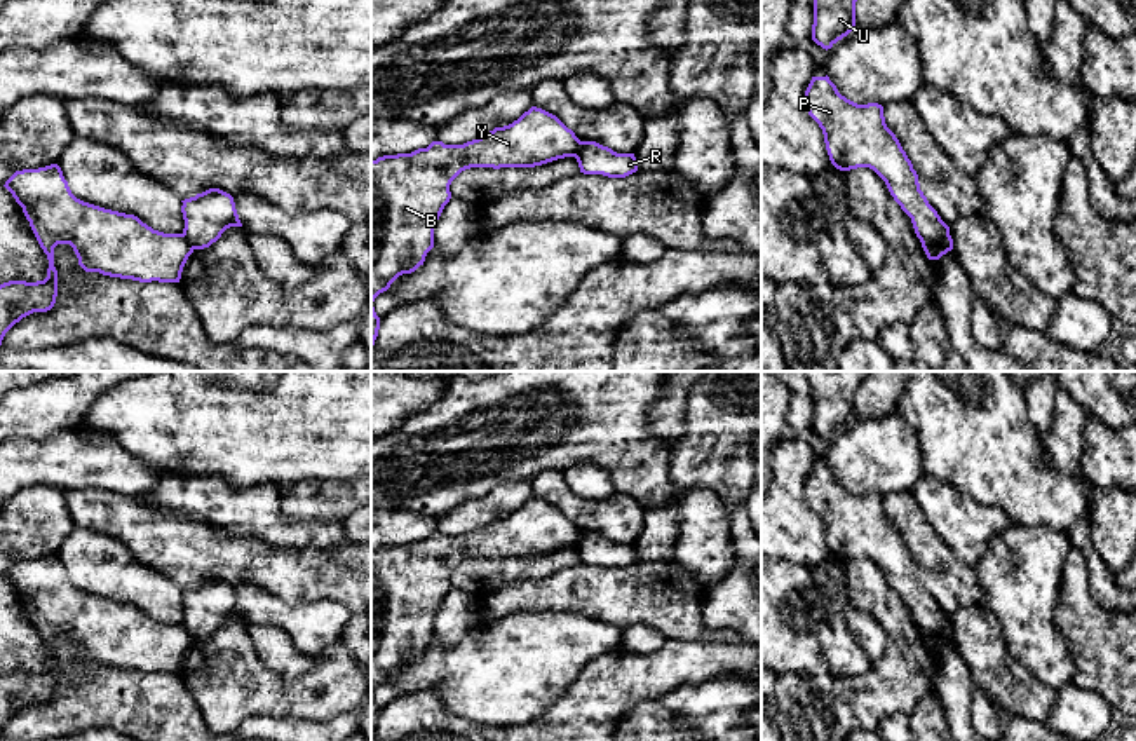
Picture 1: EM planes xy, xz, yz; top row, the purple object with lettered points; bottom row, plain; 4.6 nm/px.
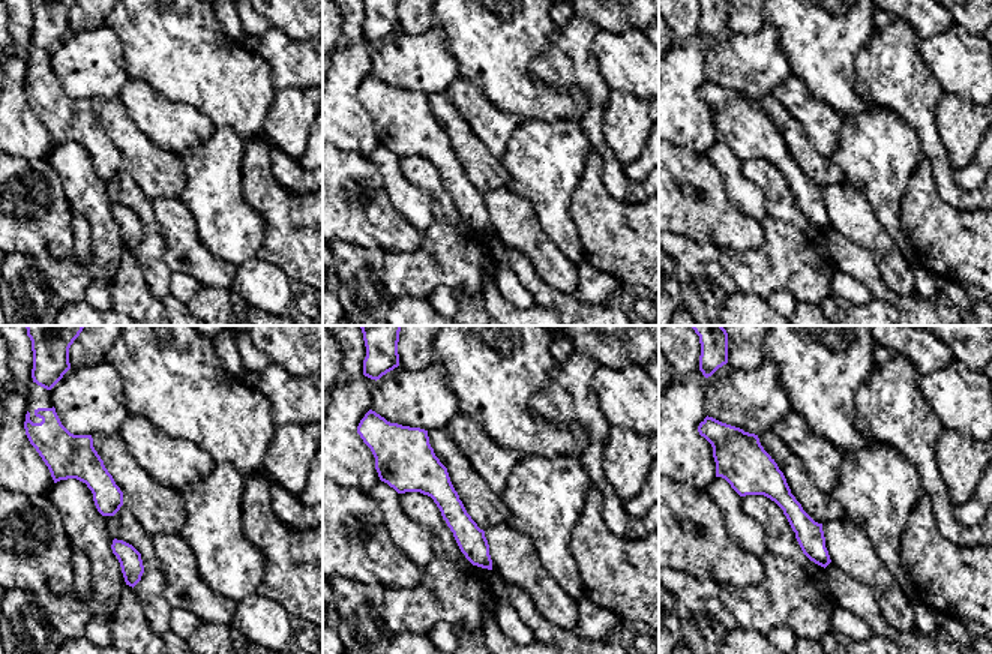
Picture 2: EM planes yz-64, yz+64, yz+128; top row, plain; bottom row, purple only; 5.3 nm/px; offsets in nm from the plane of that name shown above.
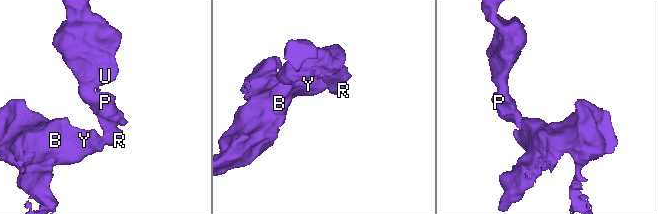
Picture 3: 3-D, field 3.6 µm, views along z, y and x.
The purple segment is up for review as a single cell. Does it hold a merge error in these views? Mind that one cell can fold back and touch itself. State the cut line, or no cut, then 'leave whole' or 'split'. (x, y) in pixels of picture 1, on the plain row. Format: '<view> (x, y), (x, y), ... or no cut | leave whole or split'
xy (183, 623), (194, 639) | split

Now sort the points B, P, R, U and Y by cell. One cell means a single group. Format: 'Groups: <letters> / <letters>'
Groups: B Y / P R U

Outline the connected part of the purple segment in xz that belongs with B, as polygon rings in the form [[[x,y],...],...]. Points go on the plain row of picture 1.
[[[531,497],[509,516],[495,518],[463,535],[432,532],[411,544],[383,546],[371,551],[371,739],[378,727],[380,708],[375,689],[402,664],[423,656],[434,638],[434,619],[451,589],[450,575],[470,558],[535,558],[558,549],[575,547],[580,530],[556,506]]]

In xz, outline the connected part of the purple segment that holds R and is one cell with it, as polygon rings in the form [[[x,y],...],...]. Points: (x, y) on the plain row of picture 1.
[[[582,532],[575,546],[580,563],[625,568],[638,561],[634,544],[617,544],[596,532]]]

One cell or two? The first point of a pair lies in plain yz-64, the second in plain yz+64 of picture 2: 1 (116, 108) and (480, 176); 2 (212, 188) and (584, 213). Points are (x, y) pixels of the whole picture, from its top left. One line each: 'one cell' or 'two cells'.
1: one cell
2: two cells

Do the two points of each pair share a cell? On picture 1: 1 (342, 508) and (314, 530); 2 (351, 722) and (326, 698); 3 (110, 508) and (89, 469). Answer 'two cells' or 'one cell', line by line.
1: two cells
2: two cells
3: two cells

